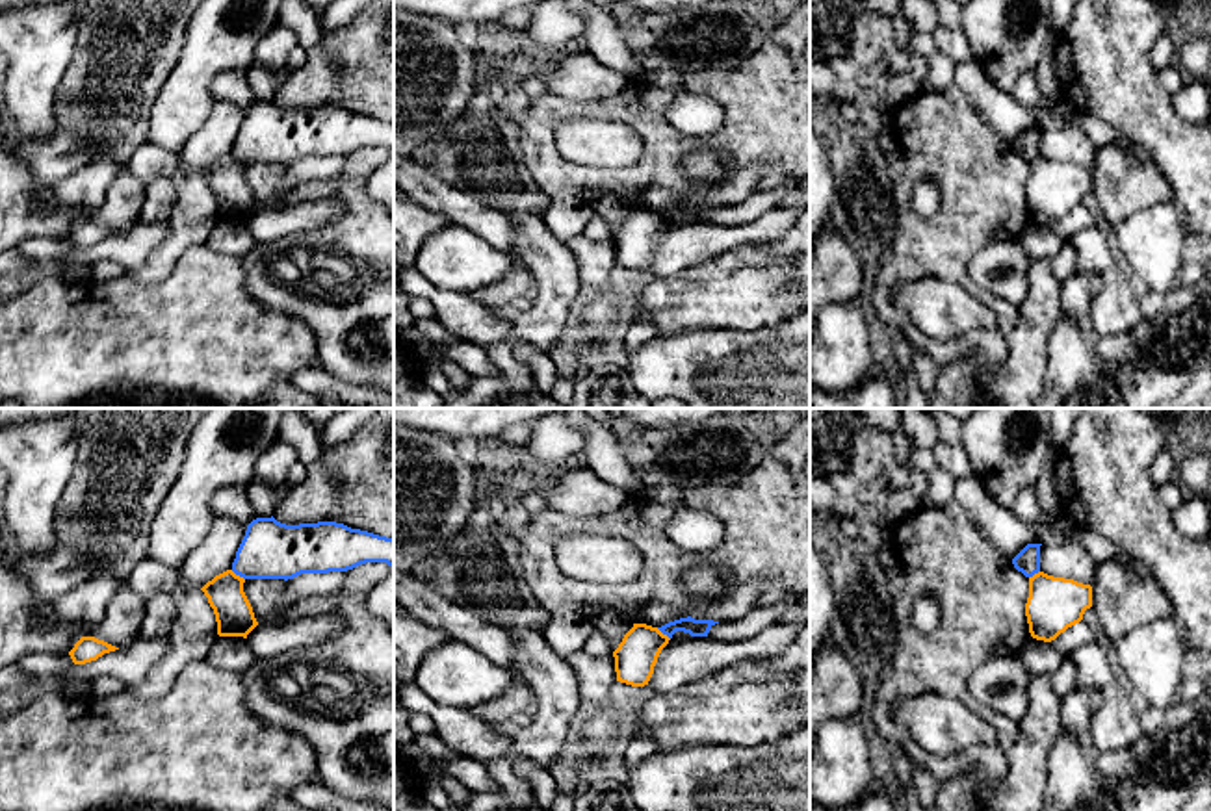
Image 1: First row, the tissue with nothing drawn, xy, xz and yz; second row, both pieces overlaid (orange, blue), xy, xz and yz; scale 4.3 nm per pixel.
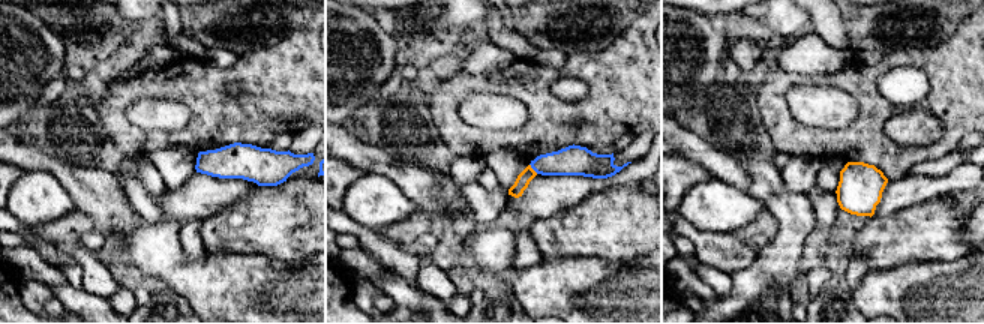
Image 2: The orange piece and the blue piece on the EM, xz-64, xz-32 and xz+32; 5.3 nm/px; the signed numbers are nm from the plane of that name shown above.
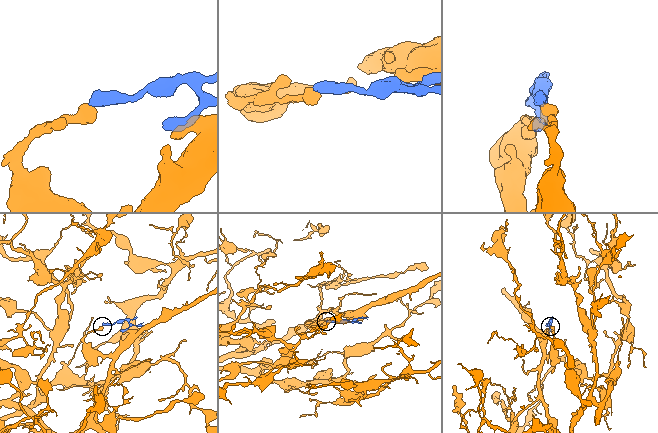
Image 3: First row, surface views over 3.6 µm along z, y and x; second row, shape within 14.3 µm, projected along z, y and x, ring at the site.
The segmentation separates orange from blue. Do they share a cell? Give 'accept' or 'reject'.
reject

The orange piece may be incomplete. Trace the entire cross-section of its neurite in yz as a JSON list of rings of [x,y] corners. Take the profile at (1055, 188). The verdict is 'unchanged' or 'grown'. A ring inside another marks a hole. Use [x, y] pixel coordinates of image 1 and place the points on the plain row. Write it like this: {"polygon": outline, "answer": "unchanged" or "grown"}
{"polygon": [[[1044,156],[1029,161],[1025,200],[1036,225],[1051,226],[1068,212],[1079,208],[1092,191],[1092,171]]], "answer": "unchanged"}

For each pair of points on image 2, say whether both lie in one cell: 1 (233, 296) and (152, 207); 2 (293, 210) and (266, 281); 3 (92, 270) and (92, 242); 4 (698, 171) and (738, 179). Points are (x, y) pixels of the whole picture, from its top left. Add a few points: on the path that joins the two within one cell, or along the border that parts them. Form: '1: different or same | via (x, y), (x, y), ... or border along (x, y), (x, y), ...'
1: different | border along (129, 203), (144, 219), (162, 219)
2: different | border along (240, 252), (264, 254), (278, 260), (309, 258)
3: different | border along (84, 246), (93, 251)
4: different | border along (681, 156), (701, 164), (714, 176)

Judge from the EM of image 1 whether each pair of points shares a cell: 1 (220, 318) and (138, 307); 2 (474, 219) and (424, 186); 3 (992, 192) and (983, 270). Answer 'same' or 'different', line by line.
1: same
2: same
3: different

